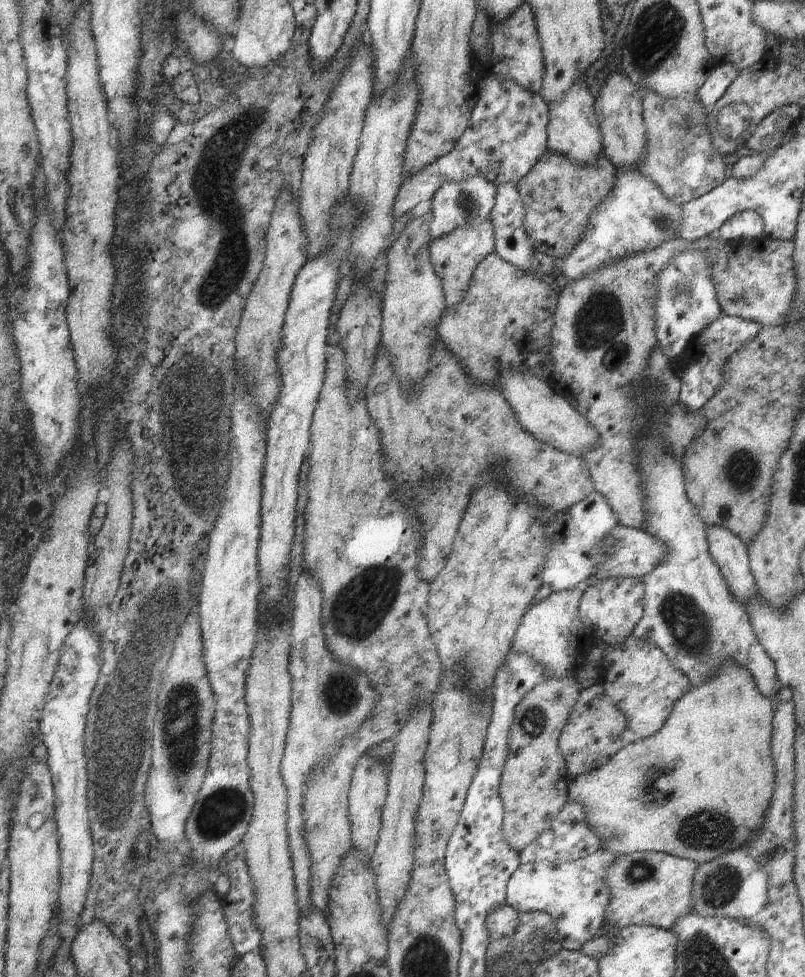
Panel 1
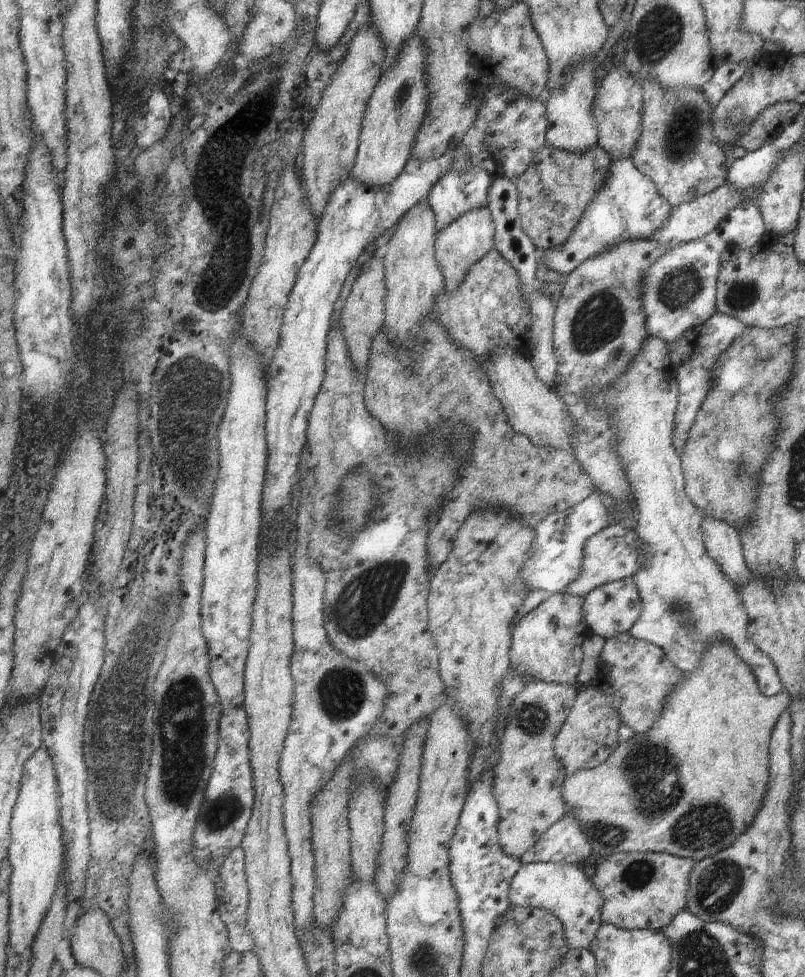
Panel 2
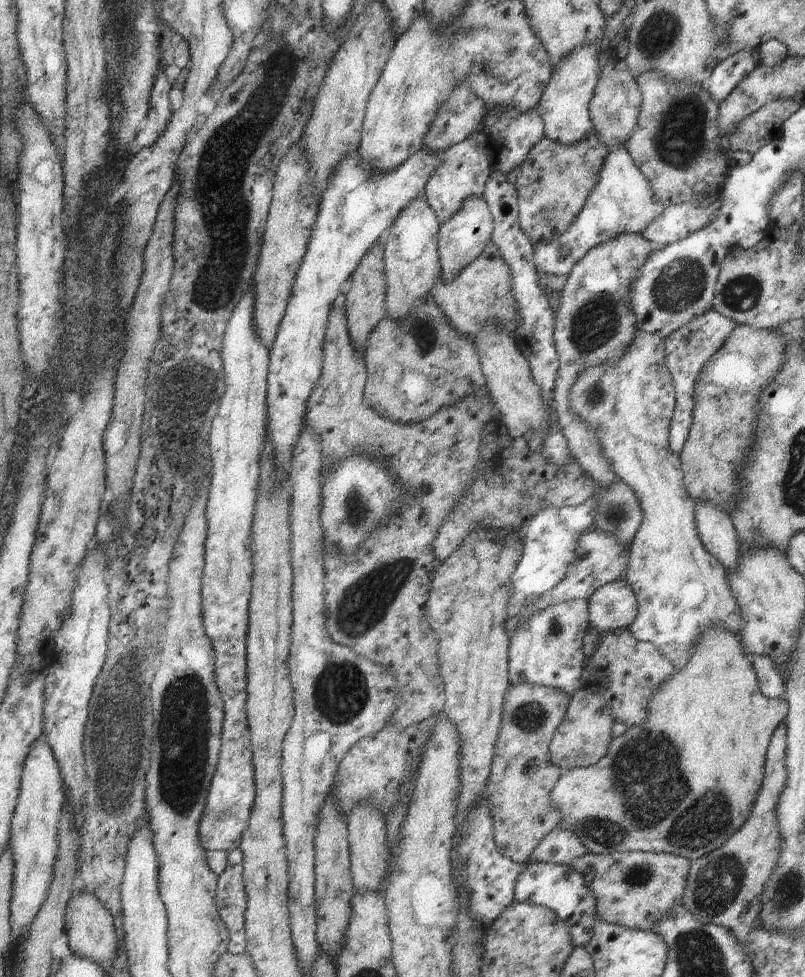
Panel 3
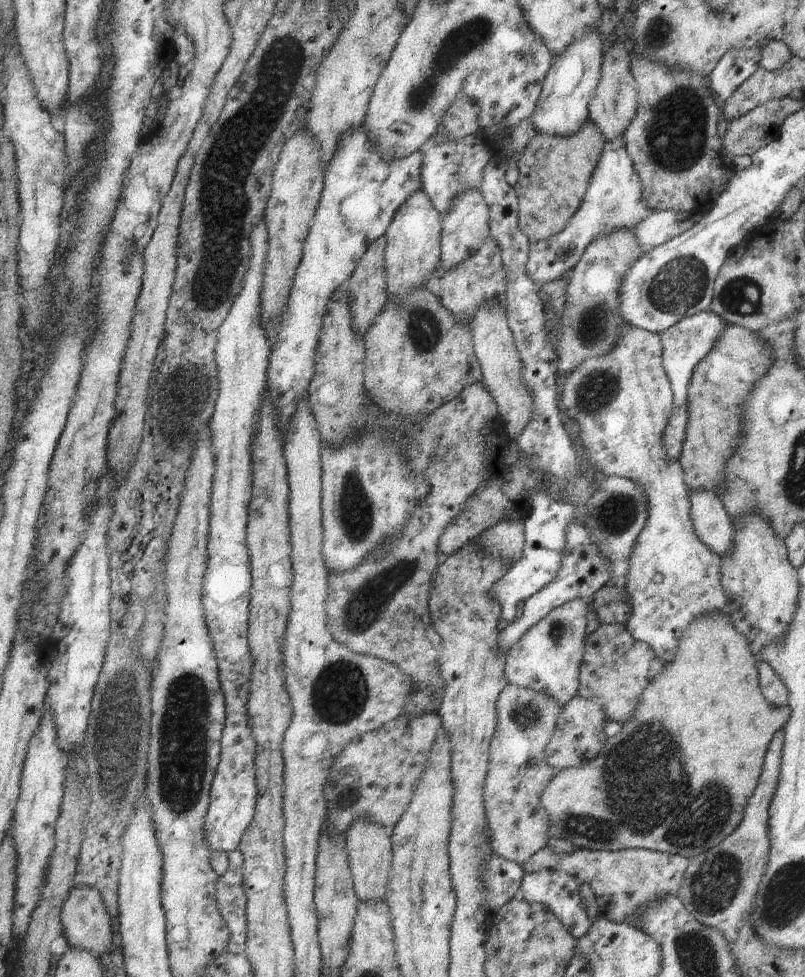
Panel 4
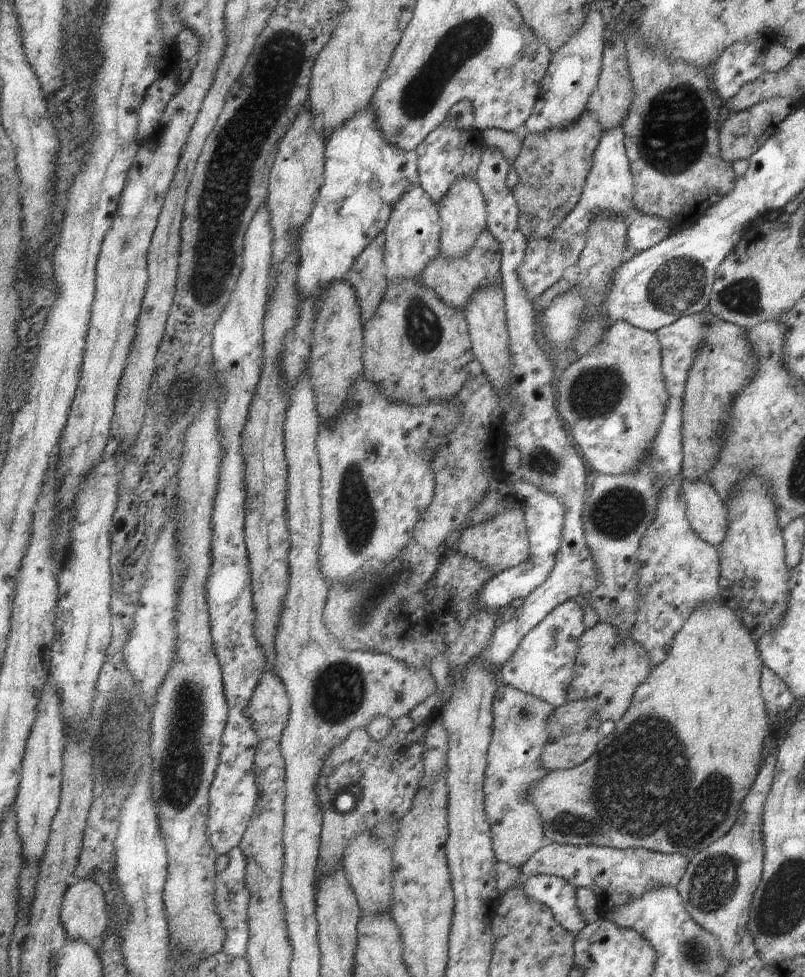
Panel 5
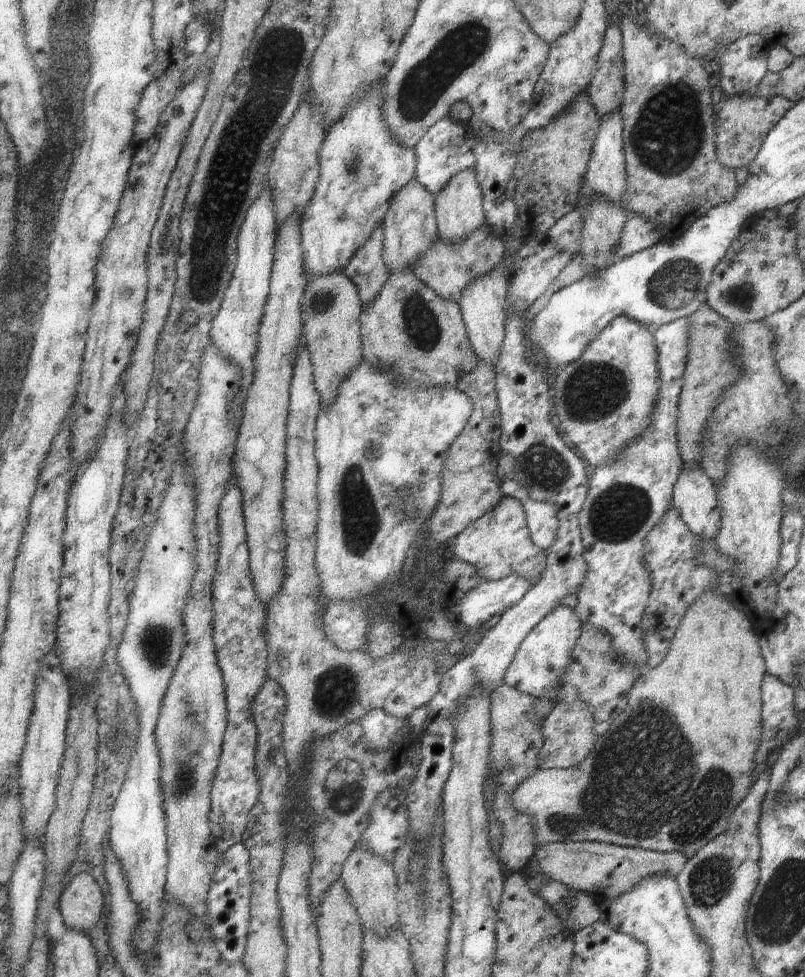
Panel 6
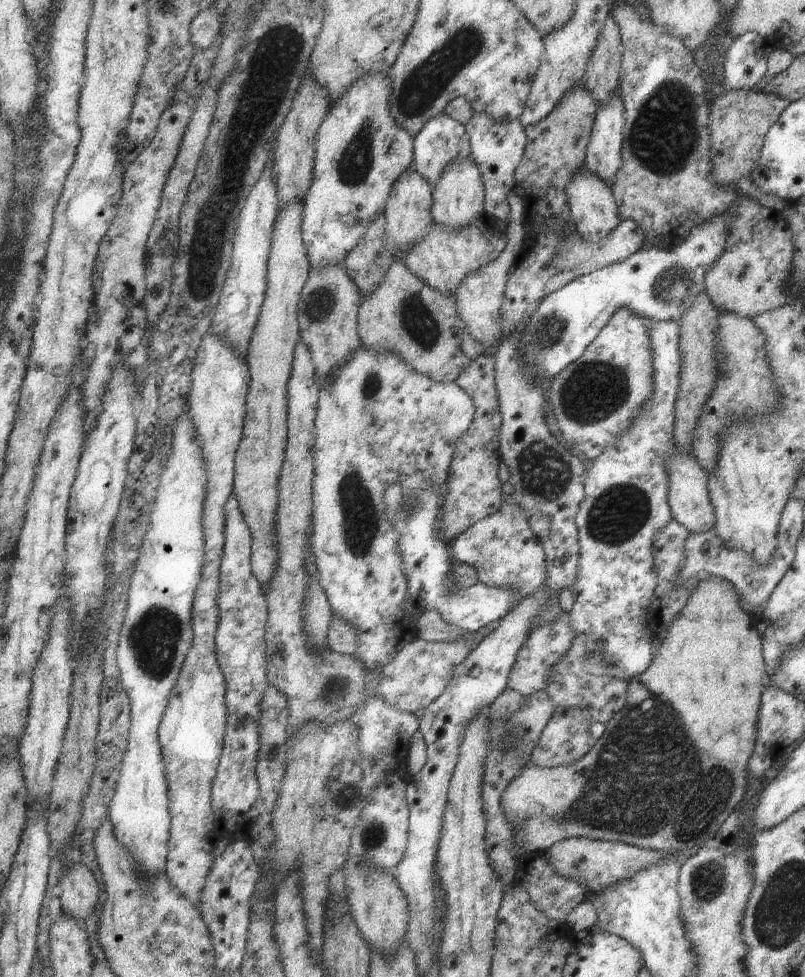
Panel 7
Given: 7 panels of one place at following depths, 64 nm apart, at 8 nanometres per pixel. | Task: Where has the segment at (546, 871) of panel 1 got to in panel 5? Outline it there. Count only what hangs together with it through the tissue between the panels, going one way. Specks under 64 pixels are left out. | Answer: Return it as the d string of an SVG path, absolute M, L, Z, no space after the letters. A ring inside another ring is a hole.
M547 874L531 875L523 886L525 894L533 900L547 904L553 909L555 918L569 930L573 936L583 932L587 922L579 910L578 889L565 878Z

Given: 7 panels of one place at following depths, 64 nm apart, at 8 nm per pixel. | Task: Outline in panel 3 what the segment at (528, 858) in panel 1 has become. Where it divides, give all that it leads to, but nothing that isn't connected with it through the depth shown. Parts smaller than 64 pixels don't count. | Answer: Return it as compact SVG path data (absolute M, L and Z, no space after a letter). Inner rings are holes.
M561 826L549 832L539 843L527 863L555 863L572 865L573 860L589 854L589 848L579 840L573 830L563 830Z

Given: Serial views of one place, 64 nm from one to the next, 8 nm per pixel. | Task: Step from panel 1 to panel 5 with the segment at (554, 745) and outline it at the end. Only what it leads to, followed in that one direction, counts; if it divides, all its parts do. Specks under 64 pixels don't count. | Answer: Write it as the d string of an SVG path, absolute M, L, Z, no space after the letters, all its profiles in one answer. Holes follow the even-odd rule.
M501 683L494 702L494 736L488 751L486 770L486 809L494 833L494 849L498 862L521 869L532 856L548 843L545 822L537 806L527 798L531 784L545 778L553 769L543 766L542 756L551 738L549 722L556 707L515 686Z

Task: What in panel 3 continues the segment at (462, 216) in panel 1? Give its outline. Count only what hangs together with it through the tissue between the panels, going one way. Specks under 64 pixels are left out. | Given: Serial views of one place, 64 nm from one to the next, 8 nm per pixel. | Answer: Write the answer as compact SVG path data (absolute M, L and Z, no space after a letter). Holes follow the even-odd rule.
M468 138L453 148L447 148L436 156L439 166L429 176L426 197L431 208L434 208L439 216L439 222L443 224L463 208L467 198L471 196L477 196L481 200L485 198L487 182L494 166L491 164L490 156L481 146L473 142L473 138Z

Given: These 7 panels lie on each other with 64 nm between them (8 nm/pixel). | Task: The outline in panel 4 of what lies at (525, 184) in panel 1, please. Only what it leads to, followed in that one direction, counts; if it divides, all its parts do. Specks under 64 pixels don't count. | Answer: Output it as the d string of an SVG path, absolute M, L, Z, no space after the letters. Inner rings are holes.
M590 118L579 134L569 138L543 134L535 136L533 146L529 144L525 152L516 158L519 159L519 178L514 187L520 202L519 224L532 243L549 240L567 228L587 196L605 143L605 136Z

